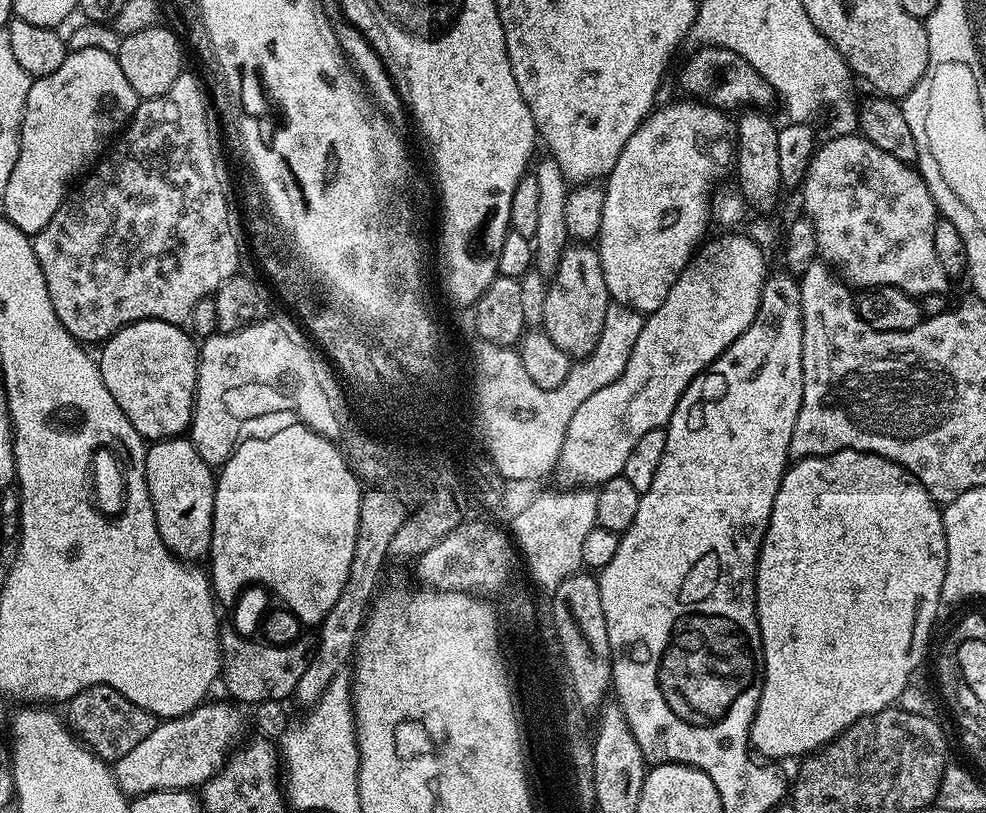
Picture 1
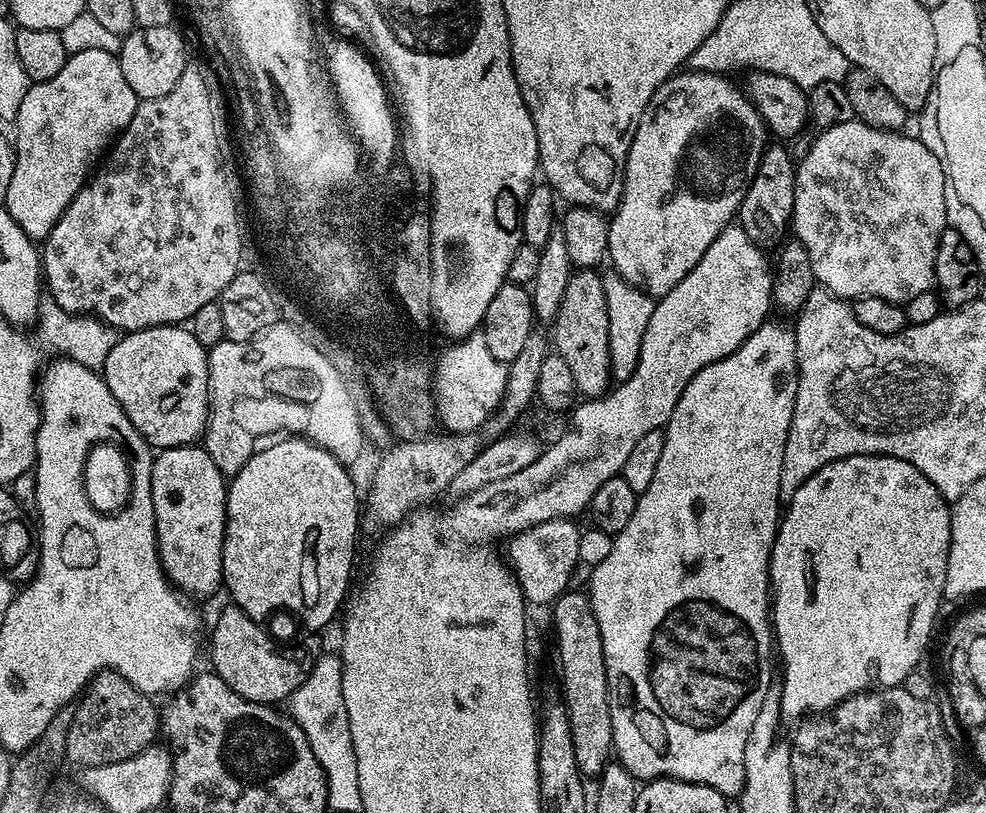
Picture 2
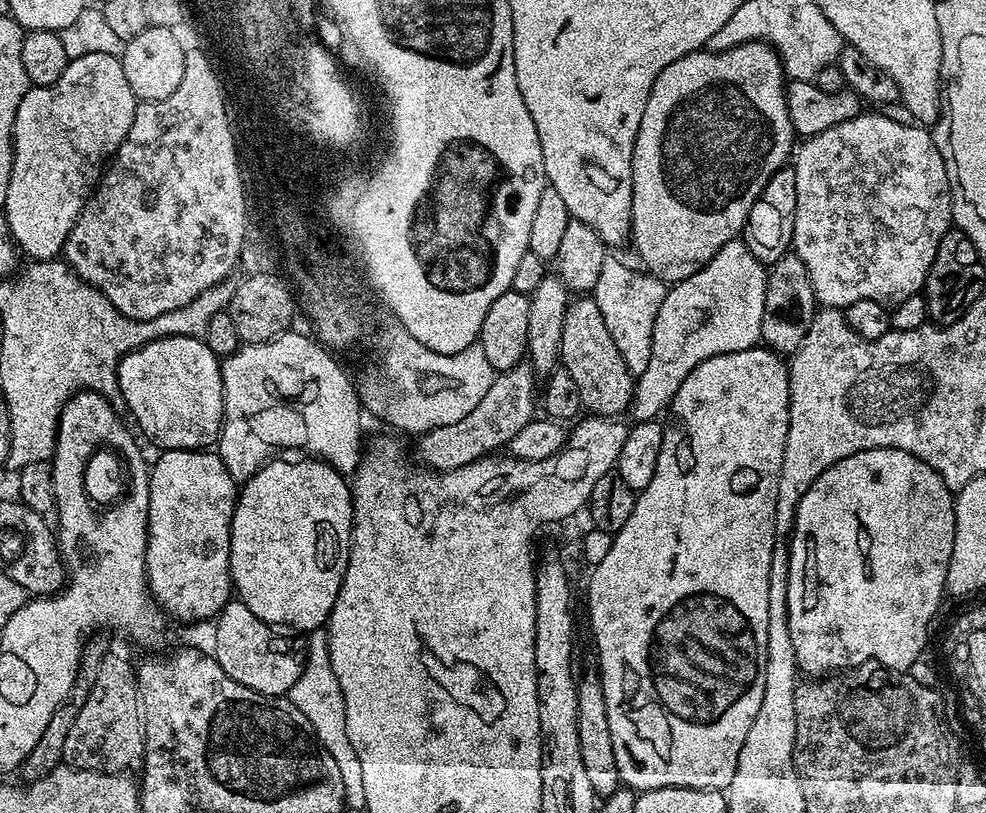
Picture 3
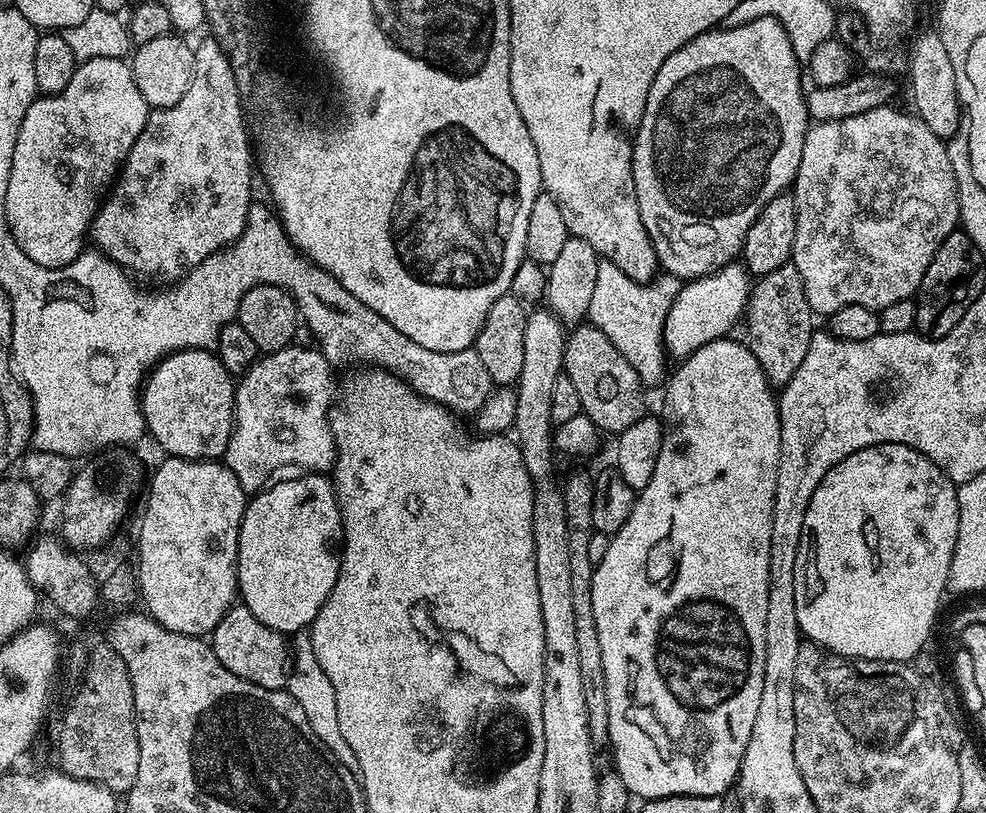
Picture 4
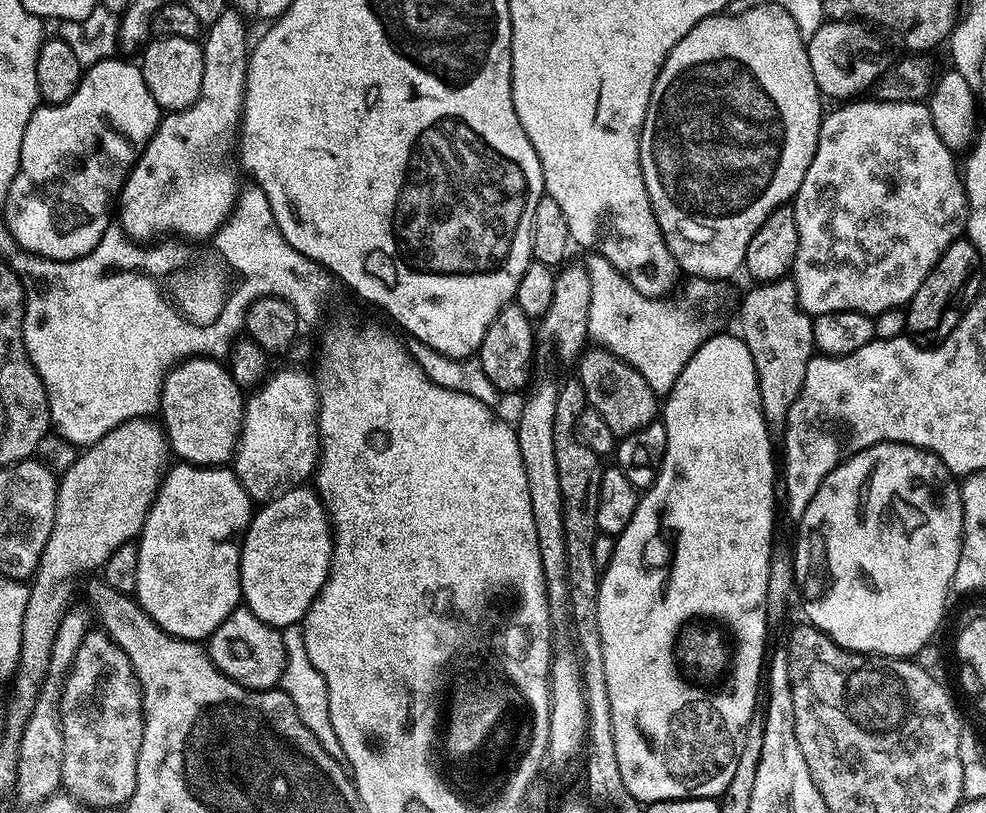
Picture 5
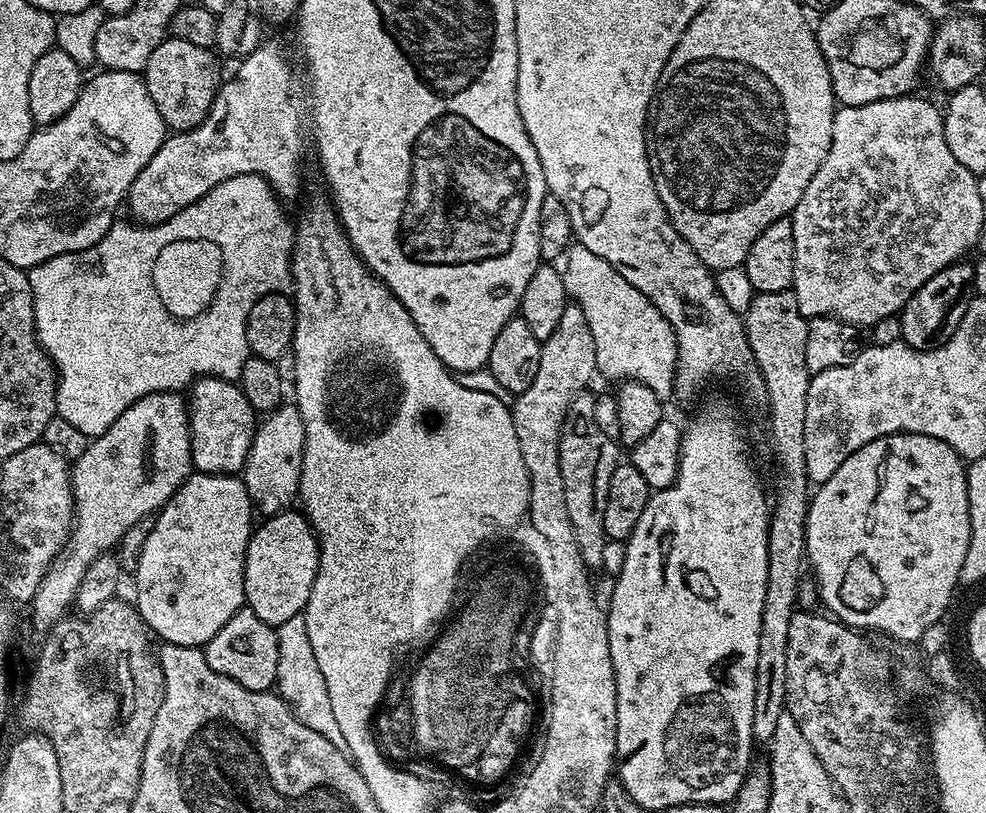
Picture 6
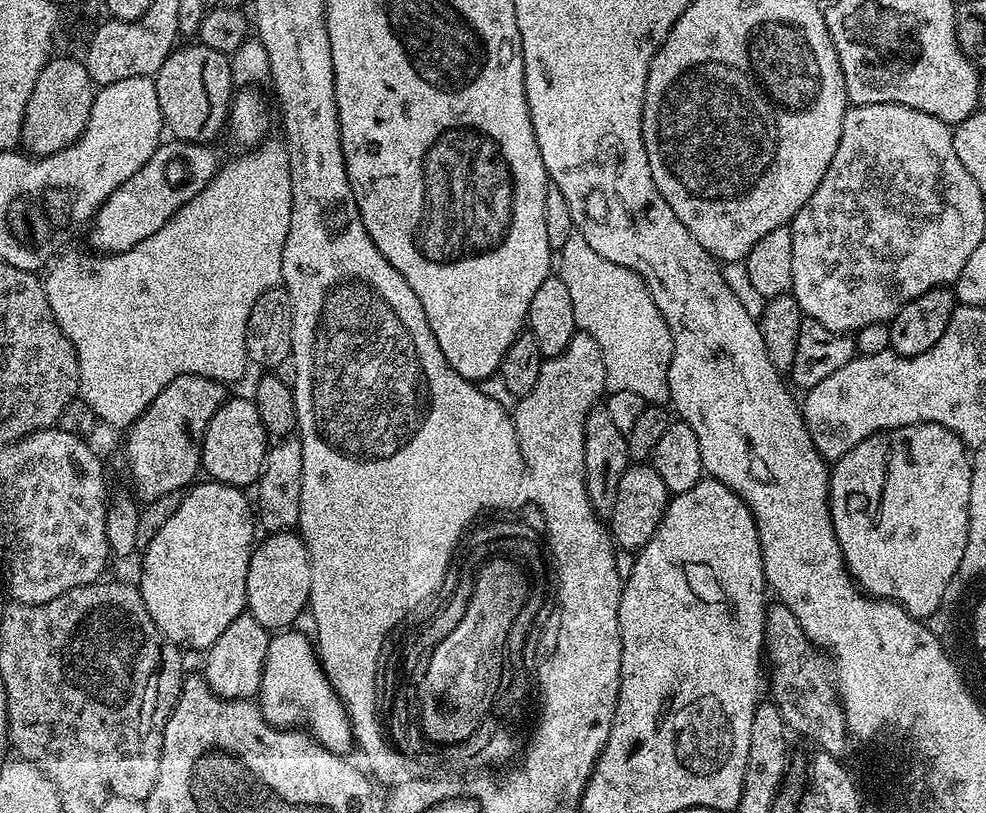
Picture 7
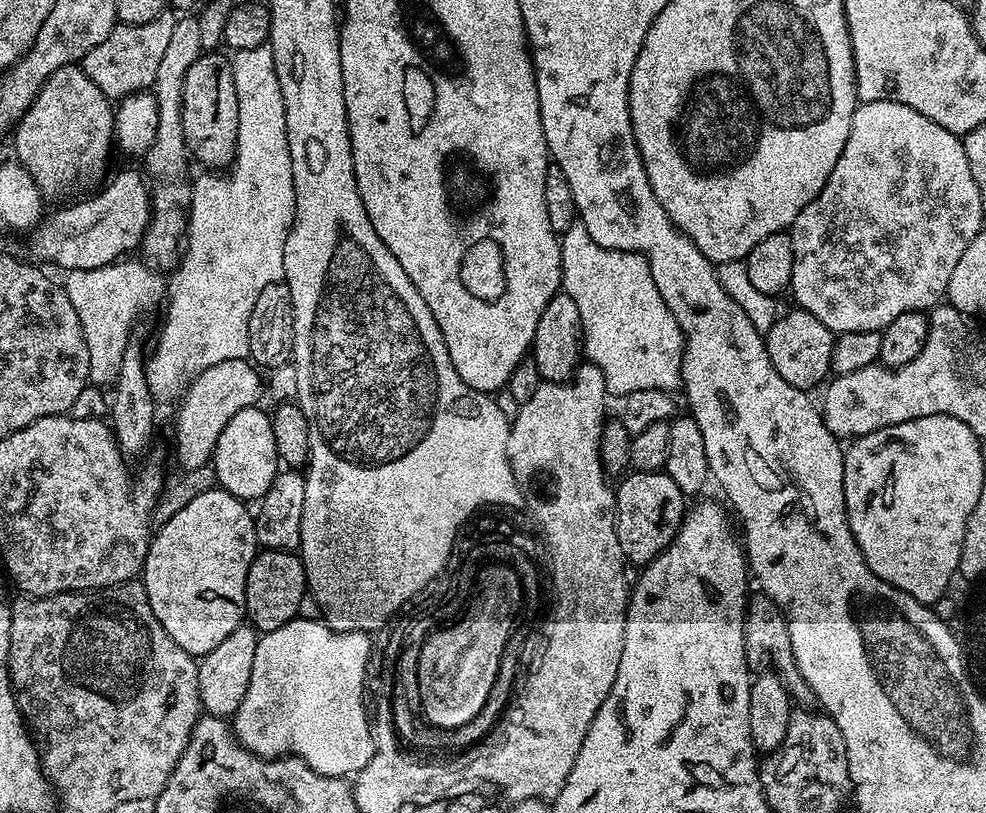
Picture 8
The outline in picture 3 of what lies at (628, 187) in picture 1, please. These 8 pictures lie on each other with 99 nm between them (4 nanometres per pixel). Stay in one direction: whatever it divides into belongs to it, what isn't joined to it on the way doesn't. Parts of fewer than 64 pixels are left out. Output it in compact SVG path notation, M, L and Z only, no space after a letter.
M751 40L745 44L739 44L728 48L725 52L701 50L690 52L687 56L678 58L670 66L658 74L654 86L650 90L650 98L646 102L646 114L642 114L642 126L636 135L636 145L632 155L632 234L631 243L636 243L636 252L645 269L651 275L659 276L665 282L685 280L690 274L694 274L697 266L706 263L714 254L724 252L729 247L732 239L743 233L745 224L748 223L748 215L754 206L754 202L766 190L766 184L779 168L789 163L794 152L794 133L790 114L788 113L788 94L786 91L786 73L784 65L780 62L780 55L771 44L763 40Z

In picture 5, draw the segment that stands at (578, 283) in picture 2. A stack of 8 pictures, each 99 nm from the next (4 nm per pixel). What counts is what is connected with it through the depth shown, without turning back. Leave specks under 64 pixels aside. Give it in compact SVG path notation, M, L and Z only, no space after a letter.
M592 346L581 355L578 361L578 379L582 382L582 390L586 390L586 398L588 403L594 410L606 421L606 425L610 426L610 430L616 438L623 438L634 434L638 430L642 430L642 426L651 424L658 416L658 396L653 392L651 386L646 382L646 378L642 378L642 374L638 374L638 370L631 368L626 362L618 359L613 352L607 352L605 348Z

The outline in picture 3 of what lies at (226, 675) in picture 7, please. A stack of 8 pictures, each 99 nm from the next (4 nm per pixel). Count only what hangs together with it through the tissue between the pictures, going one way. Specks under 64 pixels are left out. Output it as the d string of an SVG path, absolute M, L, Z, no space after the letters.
M239 598L229 599L220 615L215 617L216 649L214 655L218 666L234 682L242 682L250 690L263 696L287 697L289 690L298 682L298 674L302 667L301 657L292 653L292 648L280 636L275 636L273 625L262 622L254 614L250 614L250 606L246 606Z

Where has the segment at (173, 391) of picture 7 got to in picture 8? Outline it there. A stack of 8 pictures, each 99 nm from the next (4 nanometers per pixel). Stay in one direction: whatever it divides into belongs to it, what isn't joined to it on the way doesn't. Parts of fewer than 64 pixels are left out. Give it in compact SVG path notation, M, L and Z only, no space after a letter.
M229 358L218 362L218 366L197 372L187 381L180 409L176 412L176 460L181 469L202 466L211 461L222 426L226 426L238 410L253 407L259 401L256 399L262 396L262 376L260 380L259 374L247 359Z

